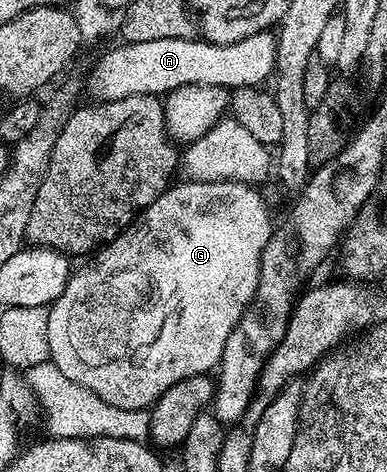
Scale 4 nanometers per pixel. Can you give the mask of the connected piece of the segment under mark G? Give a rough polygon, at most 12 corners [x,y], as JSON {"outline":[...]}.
{"outline":[[170,184],[48,306],[49,360],[148,410],[216,370],[274,237]]}

